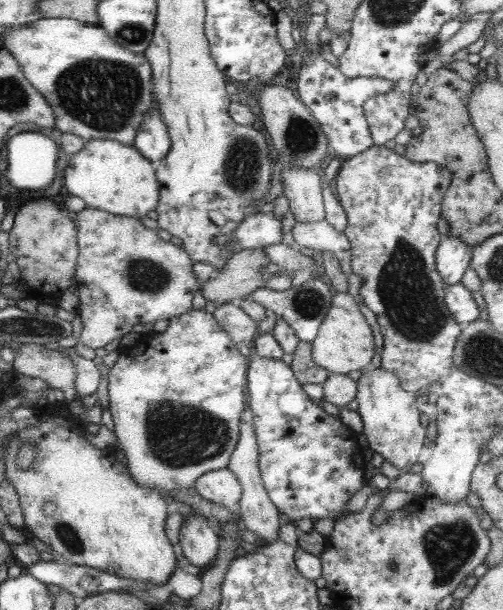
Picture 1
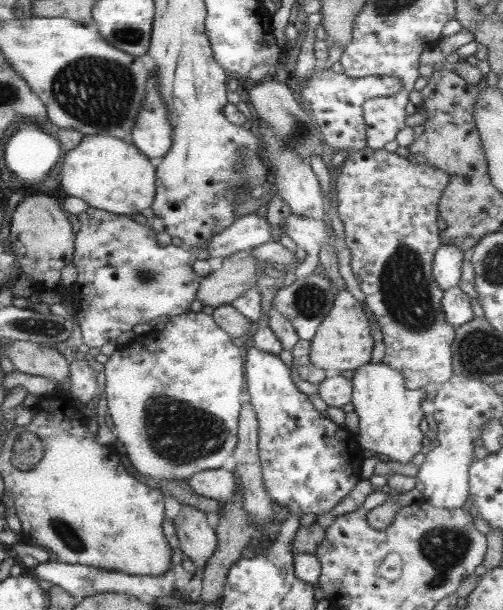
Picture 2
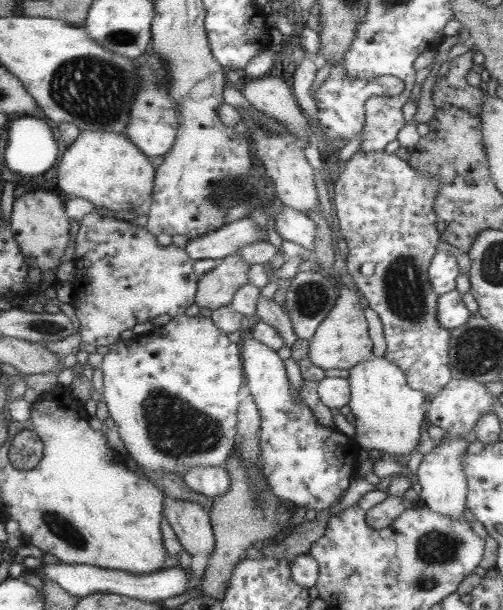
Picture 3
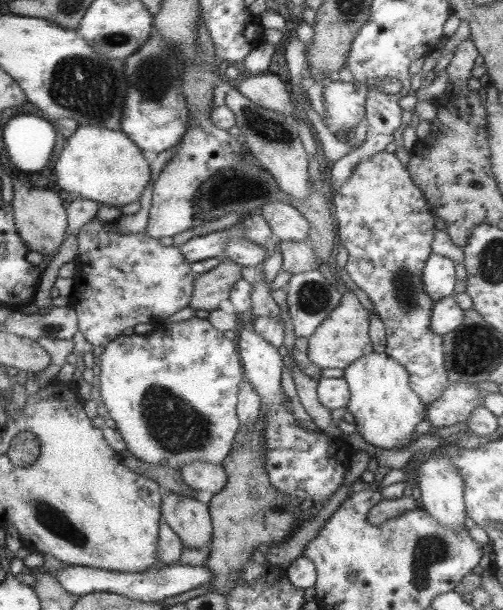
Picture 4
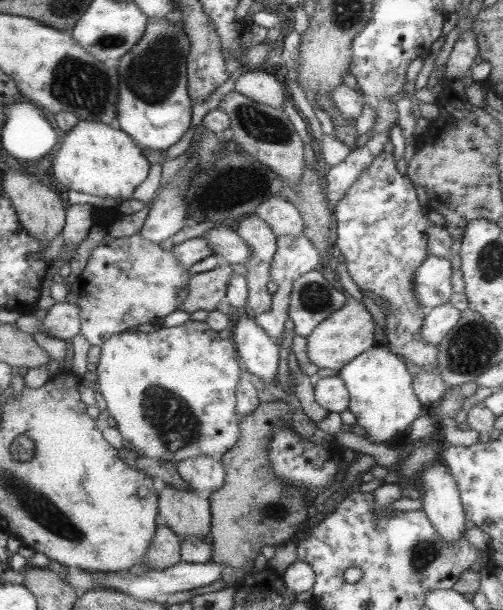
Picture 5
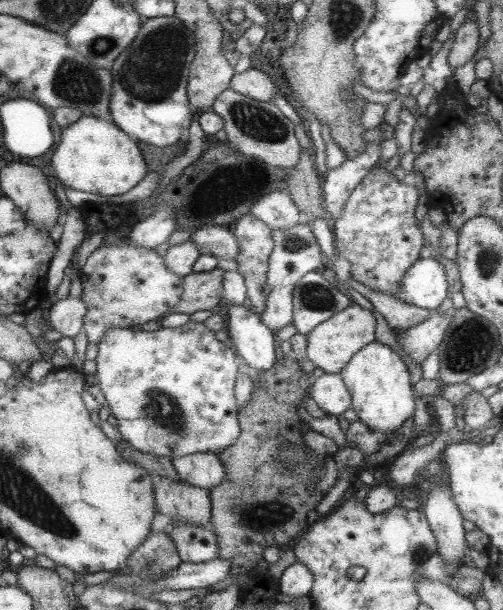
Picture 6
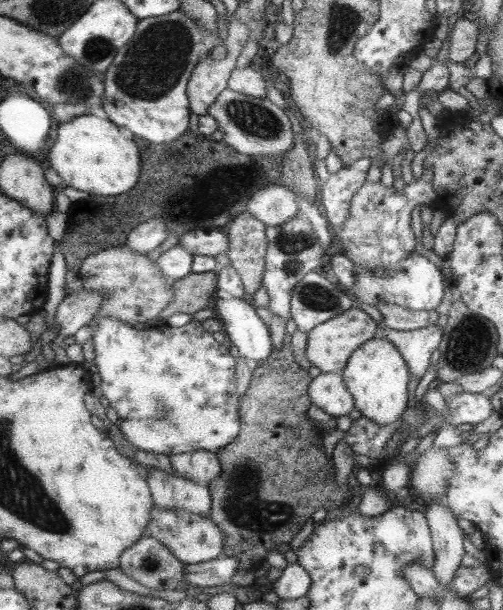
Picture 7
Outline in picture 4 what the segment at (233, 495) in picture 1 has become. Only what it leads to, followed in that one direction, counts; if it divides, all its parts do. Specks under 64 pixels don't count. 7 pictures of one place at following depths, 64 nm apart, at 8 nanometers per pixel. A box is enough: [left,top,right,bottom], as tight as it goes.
[178,461,226,494]

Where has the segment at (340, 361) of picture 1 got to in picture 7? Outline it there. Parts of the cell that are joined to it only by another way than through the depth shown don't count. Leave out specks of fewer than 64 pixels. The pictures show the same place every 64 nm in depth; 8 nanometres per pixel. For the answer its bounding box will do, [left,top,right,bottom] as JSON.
[305,306,377,373]

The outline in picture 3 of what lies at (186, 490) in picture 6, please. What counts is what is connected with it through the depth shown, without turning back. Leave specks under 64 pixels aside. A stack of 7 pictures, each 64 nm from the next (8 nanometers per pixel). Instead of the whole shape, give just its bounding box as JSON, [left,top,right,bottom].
[162,499,215,556]

